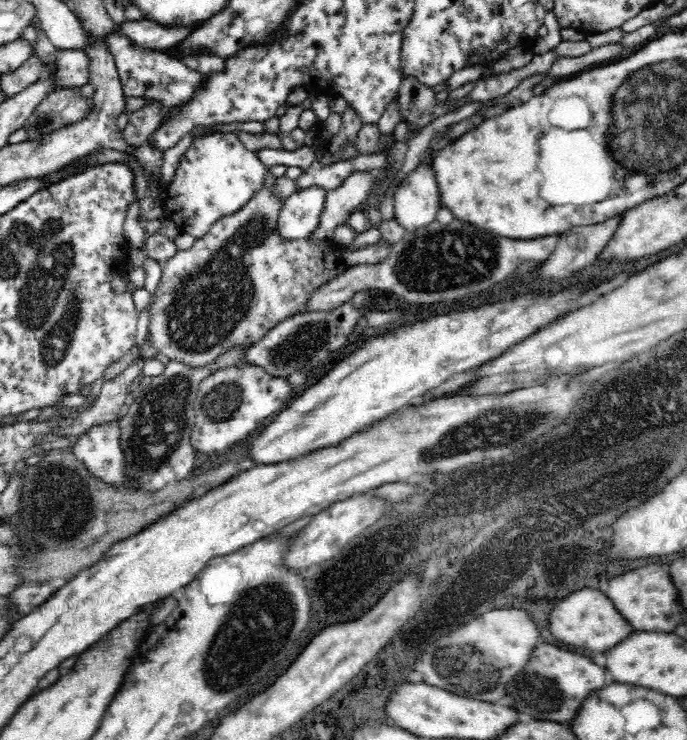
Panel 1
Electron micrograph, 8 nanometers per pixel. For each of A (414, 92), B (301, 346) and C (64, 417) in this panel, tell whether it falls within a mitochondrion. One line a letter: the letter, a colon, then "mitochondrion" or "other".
A: other
B: mitochondrion
C: other

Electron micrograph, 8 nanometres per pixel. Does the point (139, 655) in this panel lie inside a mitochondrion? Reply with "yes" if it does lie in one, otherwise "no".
no

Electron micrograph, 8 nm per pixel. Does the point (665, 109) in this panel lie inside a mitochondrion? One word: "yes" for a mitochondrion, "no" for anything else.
yes

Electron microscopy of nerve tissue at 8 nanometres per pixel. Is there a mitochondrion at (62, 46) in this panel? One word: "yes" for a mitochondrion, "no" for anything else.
no

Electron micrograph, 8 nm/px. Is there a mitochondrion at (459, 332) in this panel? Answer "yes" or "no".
no

